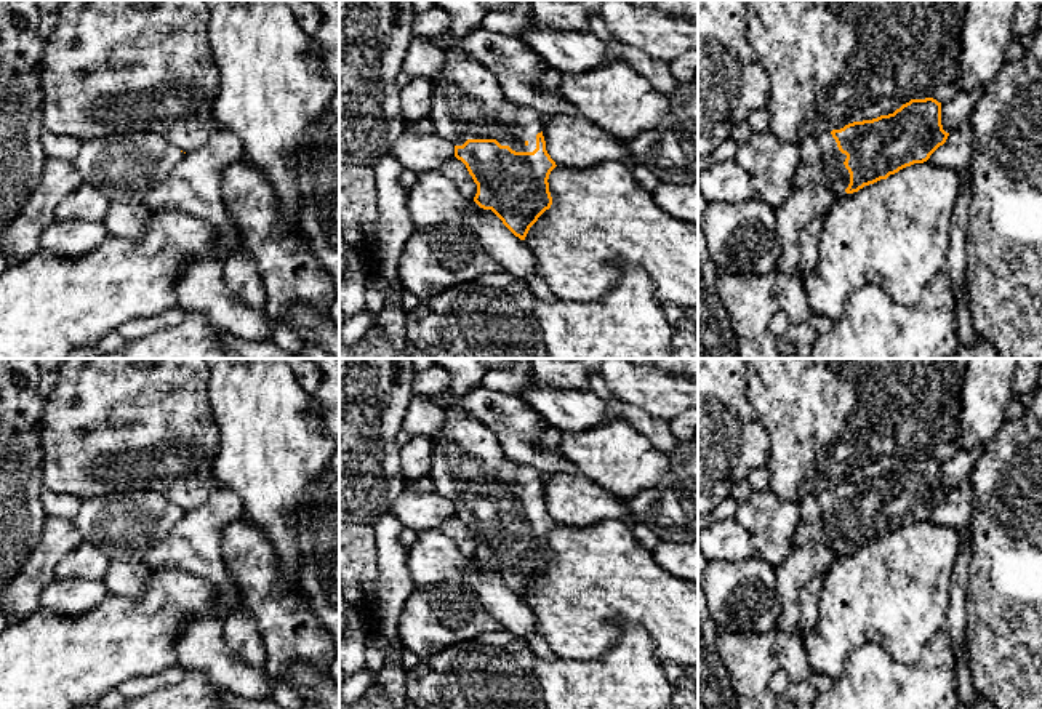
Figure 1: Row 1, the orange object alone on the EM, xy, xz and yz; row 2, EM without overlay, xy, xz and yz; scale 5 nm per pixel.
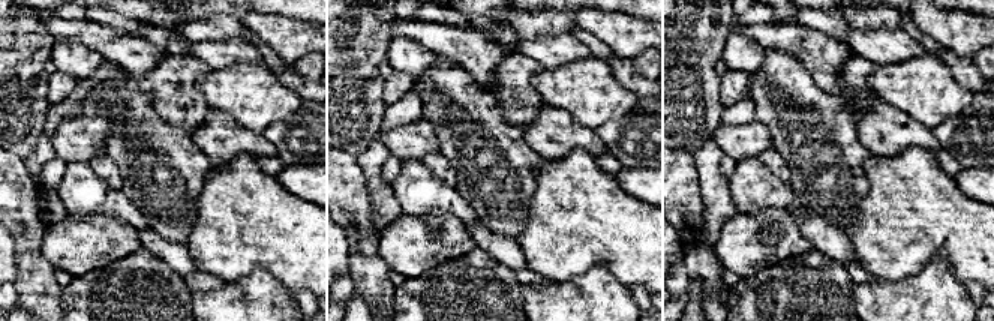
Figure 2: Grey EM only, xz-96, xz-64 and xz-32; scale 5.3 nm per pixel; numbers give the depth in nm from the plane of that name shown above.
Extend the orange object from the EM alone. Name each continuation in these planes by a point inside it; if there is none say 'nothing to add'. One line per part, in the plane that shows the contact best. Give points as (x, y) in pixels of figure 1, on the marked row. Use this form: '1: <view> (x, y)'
1: xz (468, 103)

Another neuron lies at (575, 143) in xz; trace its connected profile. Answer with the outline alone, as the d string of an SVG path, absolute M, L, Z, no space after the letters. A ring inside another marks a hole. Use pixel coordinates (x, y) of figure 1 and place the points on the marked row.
M541 115L546 150L557 166L584 170L602 162L635 165L626 144L583 117Z

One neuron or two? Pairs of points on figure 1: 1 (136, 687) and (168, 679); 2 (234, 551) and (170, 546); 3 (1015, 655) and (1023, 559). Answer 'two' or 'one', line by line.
1: one
2: two
3: one

